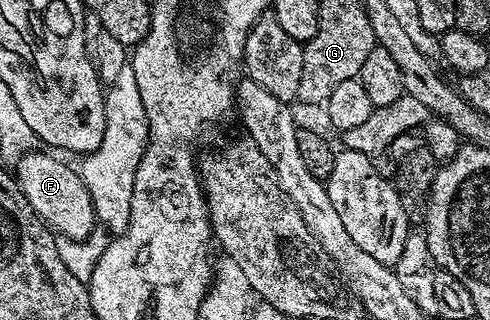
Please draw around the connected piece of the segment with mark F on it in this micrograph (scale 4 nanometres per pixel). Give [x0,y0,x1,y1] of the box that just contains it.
[17,151,97,242]

